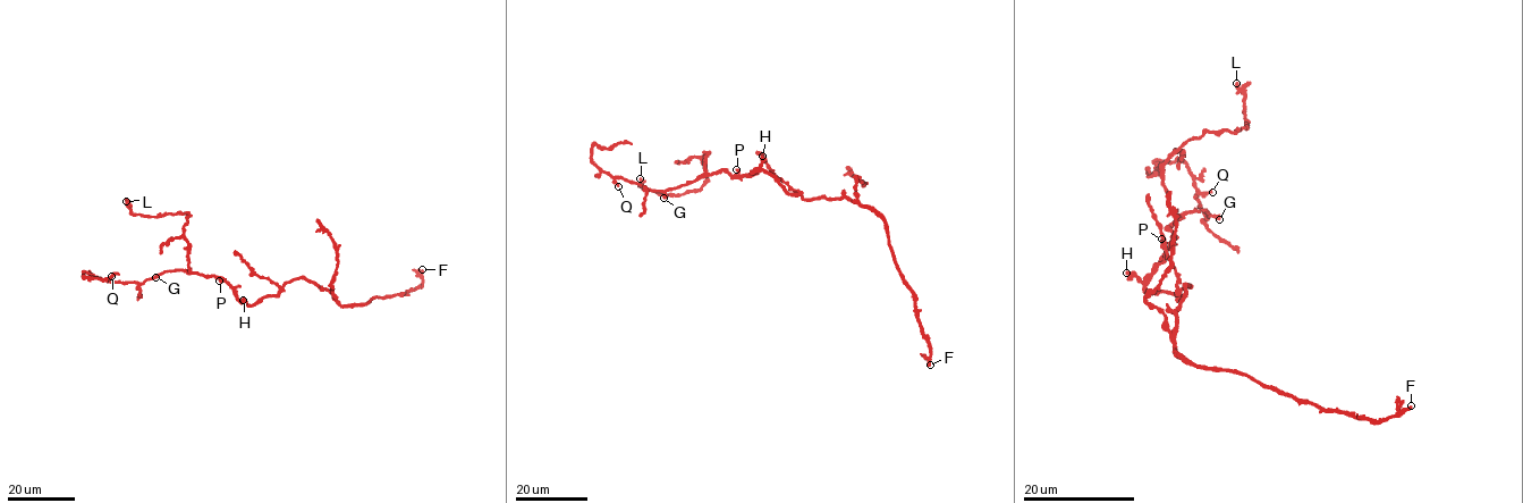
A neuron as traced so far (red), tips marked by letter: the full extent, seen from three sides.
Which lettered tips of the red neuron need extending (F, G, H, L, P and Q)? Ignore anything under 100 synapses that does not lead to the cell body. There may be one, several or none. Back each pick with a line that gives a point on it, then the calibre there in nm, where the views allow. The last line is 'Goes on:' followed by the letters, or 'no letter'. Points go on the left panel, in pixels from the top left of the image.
F: Place: (422, 269). Thickness 360 nm
Goes on: F

